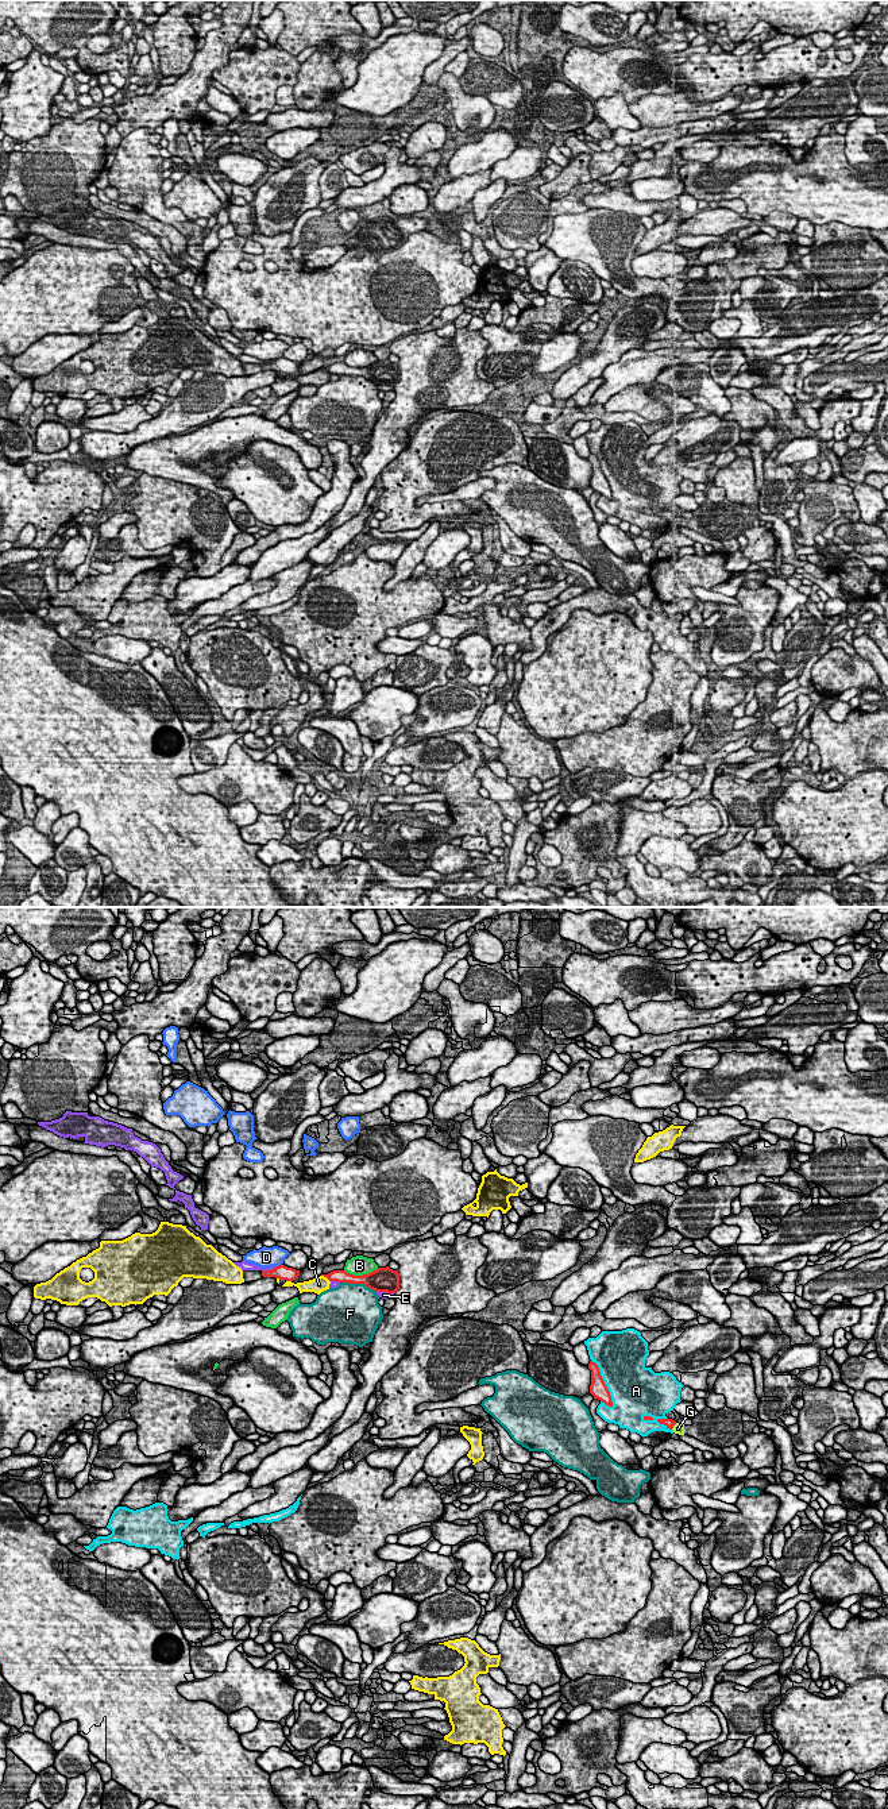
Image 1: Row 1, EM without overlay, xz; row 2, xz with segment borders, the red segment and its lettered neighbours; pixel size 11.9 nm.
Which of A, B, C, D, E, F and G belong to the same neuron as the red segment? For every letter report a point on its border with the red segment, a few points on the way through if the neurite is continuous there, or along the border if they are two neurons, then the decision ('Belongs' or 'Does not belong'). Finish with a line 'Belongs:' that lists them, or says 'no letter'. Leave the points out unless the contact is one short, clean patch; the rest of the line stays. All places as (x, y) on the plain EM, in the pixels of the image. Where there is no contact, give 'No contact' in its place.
A: Touches red at xz (605, 477). Does not belong
B: Touches red at xz (361, 369). Does not belong
C: Touches red at xz (325, 369). Does not belong
D: Touches red at xz (280, 358). Does not belong
E: Touches red at xz (269, 363). Does not belong
F: Touches red at xz (358, 375). Does not belong
G: Touches red at xz (674, 517). Belongs
Belongs: G

